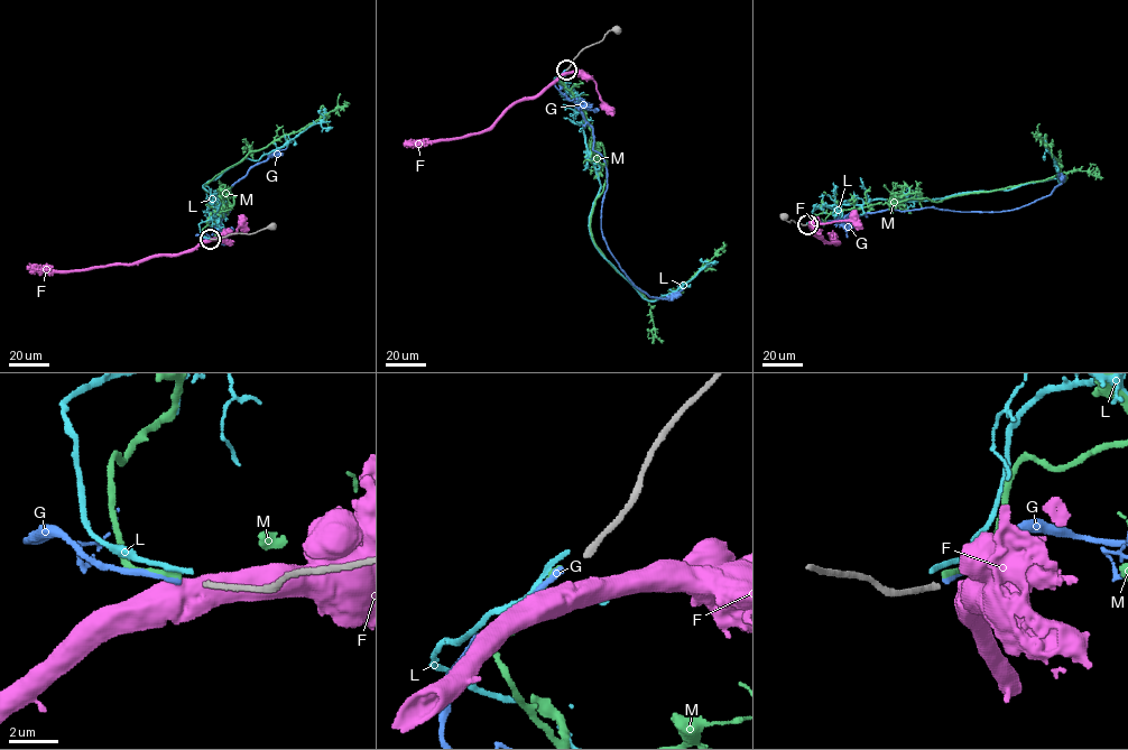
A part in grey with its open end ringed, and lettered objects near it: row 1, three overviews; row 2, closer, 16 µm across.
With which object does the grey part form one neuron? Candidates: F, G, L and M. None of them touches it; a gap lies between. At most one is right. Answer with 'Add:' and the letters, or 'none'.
Add: G

